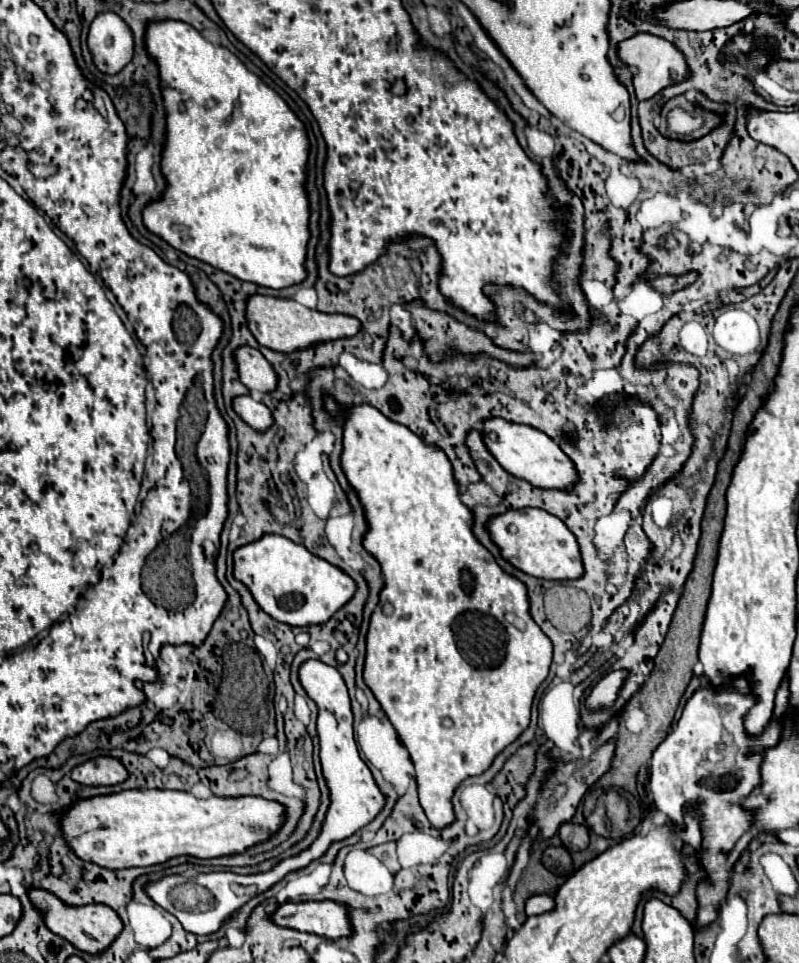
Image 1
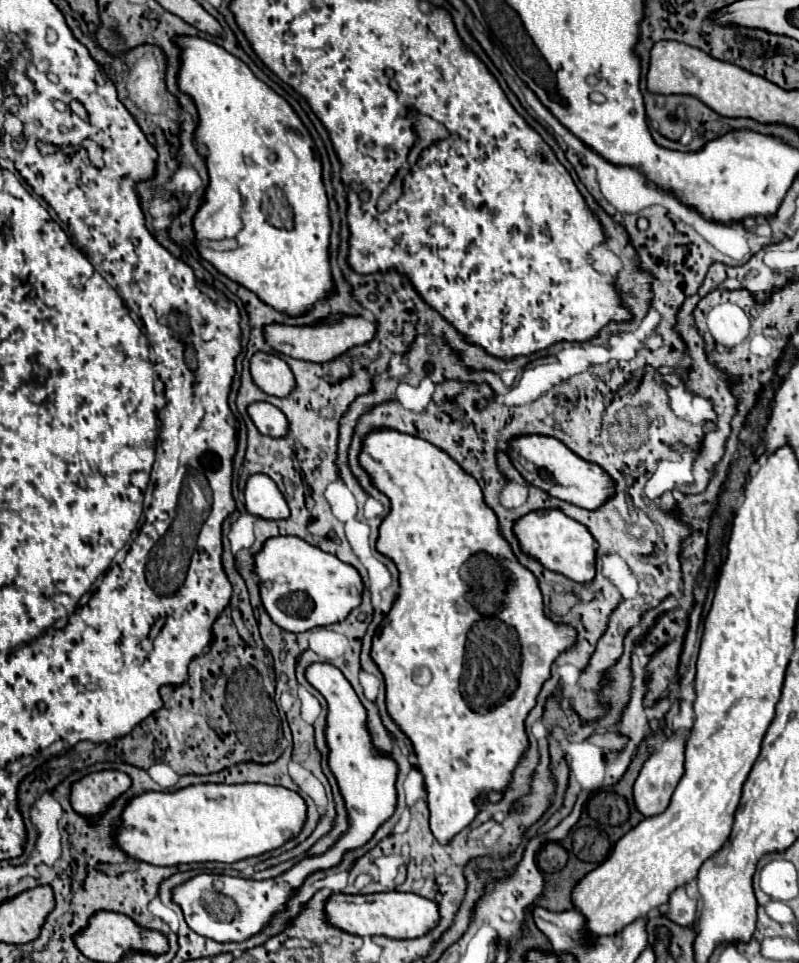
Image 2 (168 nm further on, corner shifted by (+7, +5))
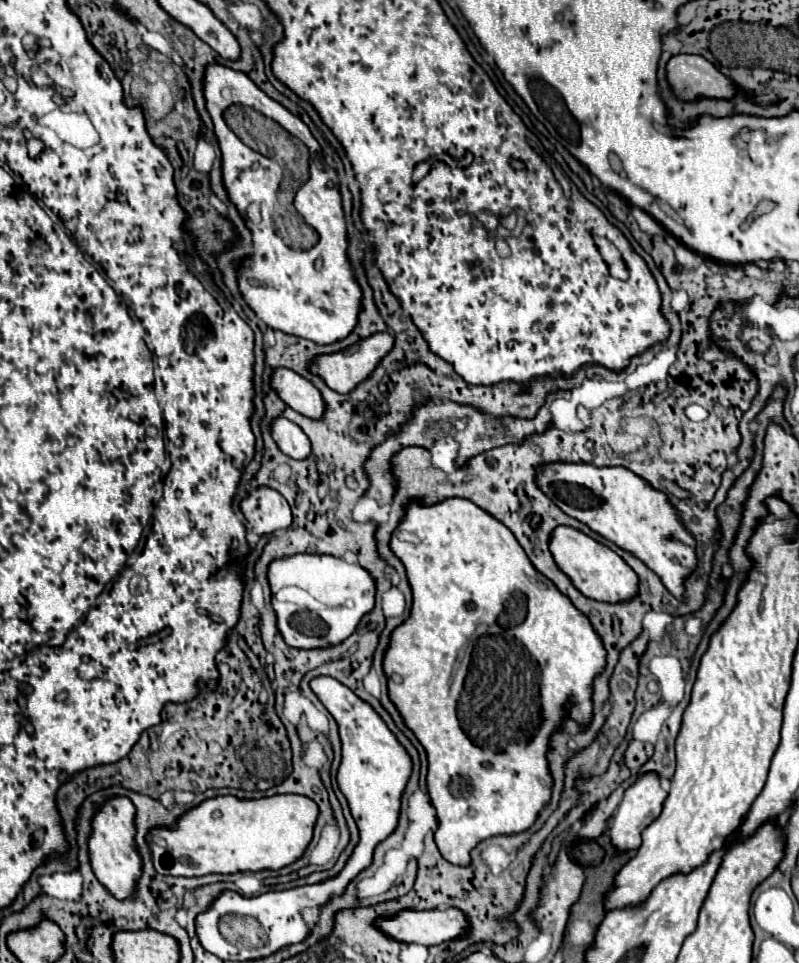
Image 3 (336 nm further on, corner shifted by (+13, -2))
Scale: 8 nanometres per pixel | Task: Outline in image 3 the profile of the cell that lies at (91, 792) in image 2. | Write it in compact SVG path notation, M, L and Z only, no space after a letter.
M112 798L94 818L94 832L90 836L90 862L100 884L118 900L134 898L136 886L142 876L142 856L136 848L136 808L128 798Z

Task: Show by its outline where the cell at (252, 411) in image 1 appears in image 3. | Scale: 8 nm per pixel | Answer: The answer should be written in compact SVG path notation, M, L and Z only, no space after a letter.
M286 418L274 420L272 438L280 446L280 450L294 460L306 460L312 454L312 446L310 446L310 440L304 434L304 430Z

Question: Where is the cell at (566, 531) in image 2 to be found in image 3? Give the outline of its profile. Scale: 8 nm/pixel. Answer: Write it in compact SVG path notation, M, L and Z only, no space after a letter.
M560 526L552 532L552 540L550 540L550 550L552 556L556 560L556 564L560 566L560 570L570 576L572 584L588 598L598 600L598 602L608 602L608 604L616 604L616 602L628 602L632 598L638 596L638 576L636 572L608 546L592 540L590 536L582 534L580 530L568 528L568 526Z

